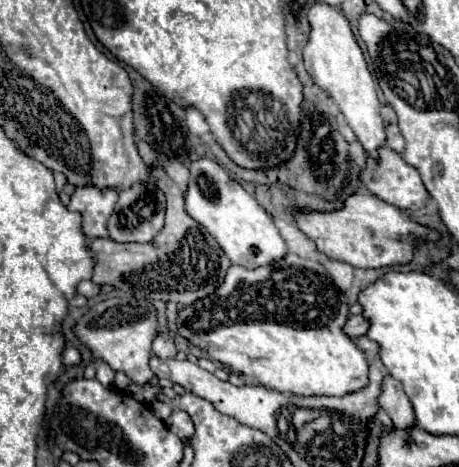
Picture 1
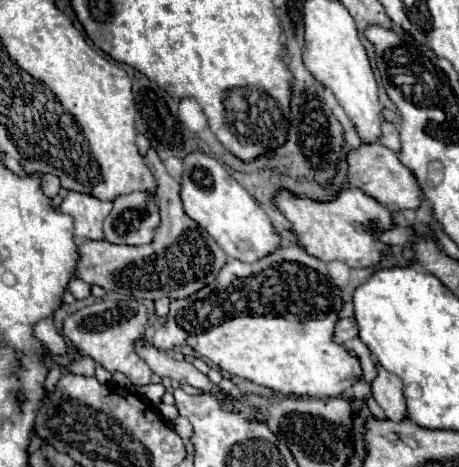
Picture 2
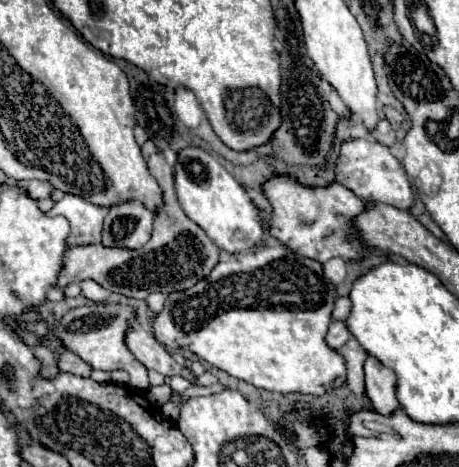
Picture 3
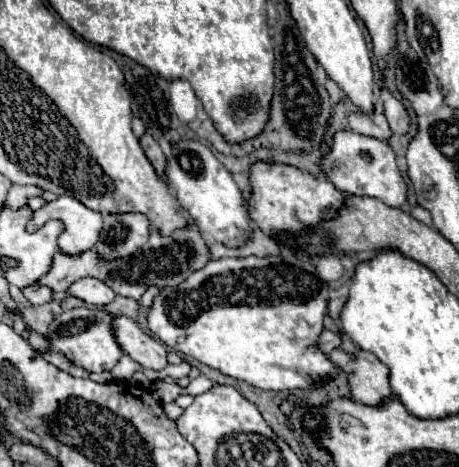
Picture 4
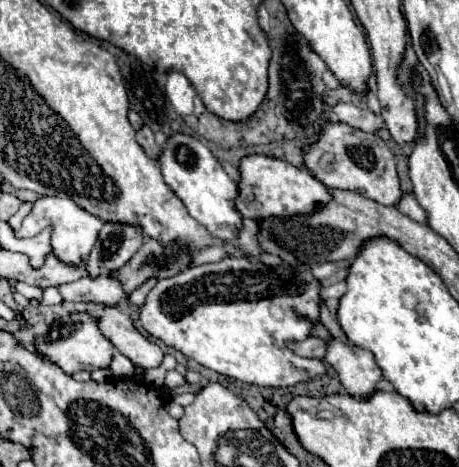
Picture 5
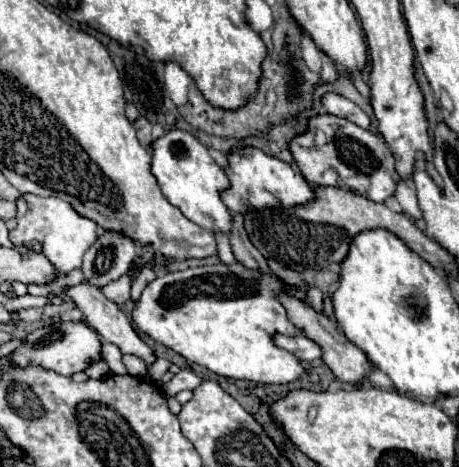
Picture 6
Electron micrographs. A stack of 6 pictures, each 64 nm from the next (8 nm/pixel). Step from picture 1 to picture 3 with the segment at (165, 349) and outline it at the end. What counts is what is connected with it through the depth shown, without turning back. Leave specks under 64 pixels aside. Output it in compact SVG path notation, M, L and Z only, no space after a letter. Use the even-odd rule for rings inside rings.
M272 240L262 250L220 260L208 278L182 292L170 292L152 326L166 348L194 352L256 388L326 394L346 382L344 358L324 342L336 296L334 284L322 276L320 262L298 258Z

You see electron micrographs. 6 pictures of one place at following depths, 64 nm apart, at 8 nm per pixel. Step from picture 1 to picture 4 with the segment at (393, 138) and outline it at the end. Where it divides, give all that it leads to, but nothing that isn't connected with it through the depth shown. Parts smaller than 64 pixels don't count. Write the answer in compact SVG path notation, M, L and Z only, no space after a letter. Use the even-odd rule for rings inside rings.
M352 112L346 116L346 124L348 124L348 128L352 128L360 134L378 138L378 140L388 140L388 136L392 134L384 114L378 114L378 112L372 112L372 114Z

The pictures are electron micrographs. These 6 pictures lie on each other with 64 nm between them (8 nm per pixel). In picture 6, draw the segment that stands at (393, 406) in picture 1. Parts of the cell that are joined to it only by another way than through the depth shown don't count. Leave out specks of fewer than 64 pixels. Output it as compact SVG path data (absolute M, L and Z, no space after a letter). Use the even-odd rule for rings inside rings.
M288 284L282 286L282 290L278 292L276 298L278 298L278 300L282 302L282 306L286 308L288 320L290 320L306 338L314 340L314 342L322 348L322 360L324 360L324 364L334 372L334 376L336 376L338 380L348 382L348 384L356 384L358 380L362 380L362 378L368 374L366 354L364 354L360 348L356 348L356 344L352 344L352 342L342 334L342 330L338 328L338 324L336 324L334 318L316 312L306 300L294 298L292 288L290 288Z

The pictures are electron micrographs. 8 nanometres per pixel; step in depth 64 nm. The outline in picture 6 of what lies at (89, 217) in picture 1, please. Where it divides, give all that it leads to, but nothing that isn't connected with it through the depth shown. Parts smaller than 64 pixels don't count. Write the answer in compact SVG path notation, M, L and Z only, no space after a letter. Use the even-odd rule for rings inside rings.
M22 194L16 200L16 208L18 208L18 216L16 216L18 226L10 232L10 240L22 256L30 254L30 248L24 246L26 242L40 242L42 254L50 260L56 274L76 270L82 266L84 252L98 238L96 234L100 228L96 222L76 216L76 212L72 212L72 208L68 208L68 204L64 204L64 200L56 200L56 198L48 200L48 198L40 198L40 196L32 196L32 194Z

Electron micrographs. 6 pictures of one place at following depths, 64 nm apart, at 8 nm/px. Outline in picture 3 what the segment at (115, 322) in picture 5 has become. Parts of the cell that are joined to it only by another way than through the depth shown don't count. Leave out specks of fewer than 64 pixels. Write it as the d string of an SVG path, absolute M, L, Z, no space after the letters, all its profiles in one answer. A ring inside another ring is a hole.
M130 324L128 332L124 336L128 350L134 354L134 358L138 362L142 362L148 370L156 370L164 376L184 376L190 382L194 382L194 376L190 370L178 366L172 356L168 354L168 350L148 332L144 332L138 324Z

